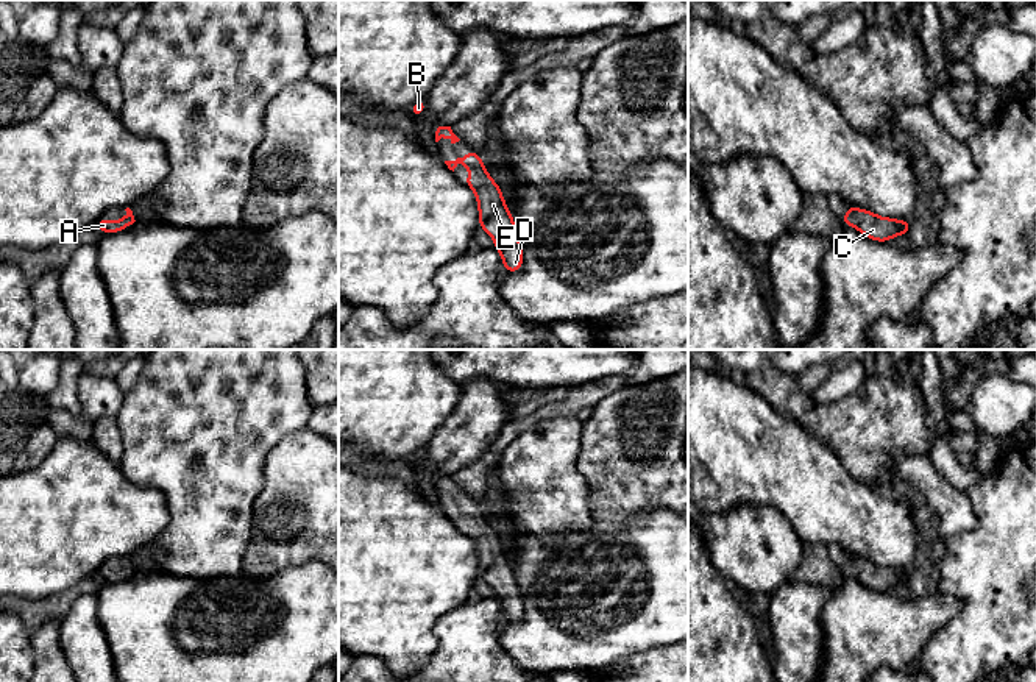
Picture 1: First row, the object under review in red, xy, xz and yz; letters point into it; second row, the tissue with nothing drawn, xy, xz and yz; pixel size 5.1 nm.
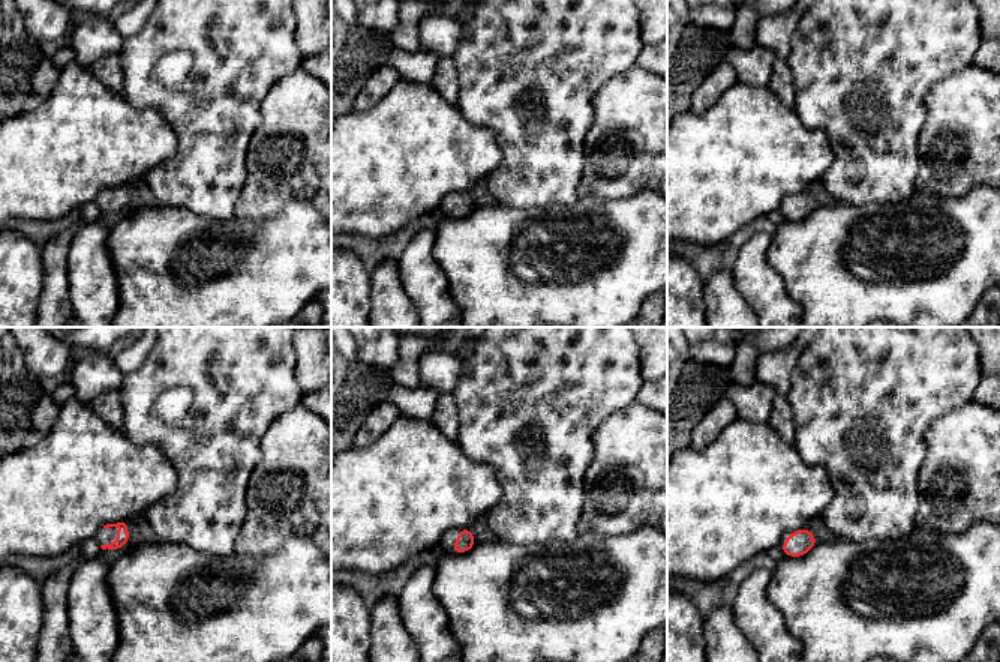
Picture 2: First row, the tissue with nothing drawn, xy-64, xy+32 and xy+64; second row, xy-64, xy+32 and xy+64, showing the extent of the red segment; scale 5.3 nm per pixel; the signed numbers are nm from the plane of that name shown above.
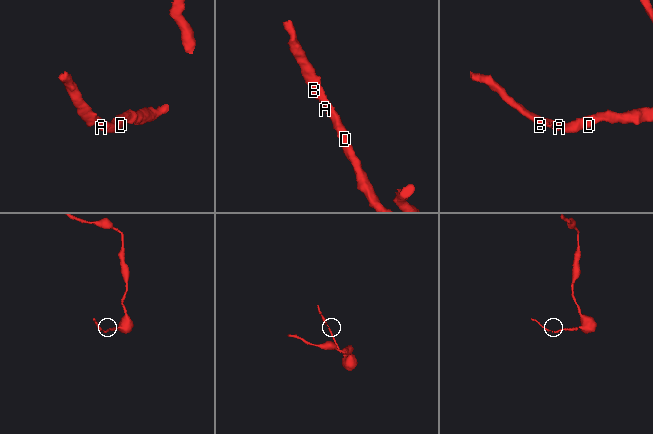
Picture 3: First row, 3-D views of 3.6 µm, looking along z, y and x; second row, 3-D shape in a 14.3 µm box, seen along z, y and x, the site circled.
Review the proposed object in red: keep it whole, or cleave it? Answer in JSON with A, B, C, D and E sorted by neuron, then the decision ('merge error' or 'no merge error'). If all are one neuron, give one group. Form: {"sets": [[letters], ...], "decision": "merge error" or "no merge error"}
{"sets": [["A", "B", "C", "D", "E"]], "decision": "no merge error"}

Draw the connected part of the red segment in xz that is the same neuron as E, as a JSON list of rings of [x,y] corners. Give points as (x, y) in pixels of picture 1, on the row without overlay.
[[[474,499],[456,510],[445,510],[452,521],[459,512],[473,520],[463,534],[476,542],[479,576],[495,590],[507,623],[518,621],[523,616],[523,599],[513,567],[504,552],[501,537],[487,523],[484,518],[485,512],[479,509],[479,504]]]

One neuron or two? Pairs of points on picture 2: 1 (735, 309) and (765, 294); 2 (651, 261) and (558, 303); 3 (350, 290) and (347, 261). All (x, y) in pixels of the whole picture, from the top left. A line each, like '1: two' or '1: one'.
1: two
2: one
3: one

